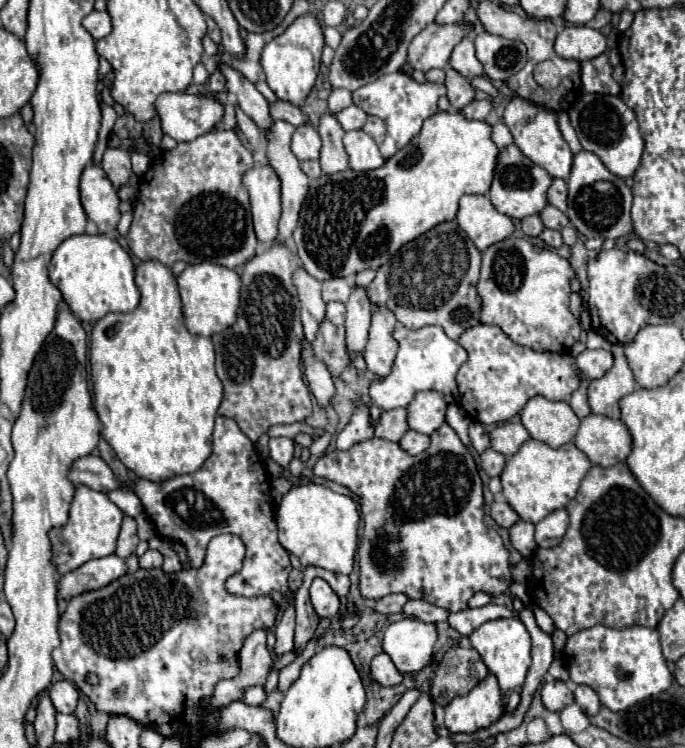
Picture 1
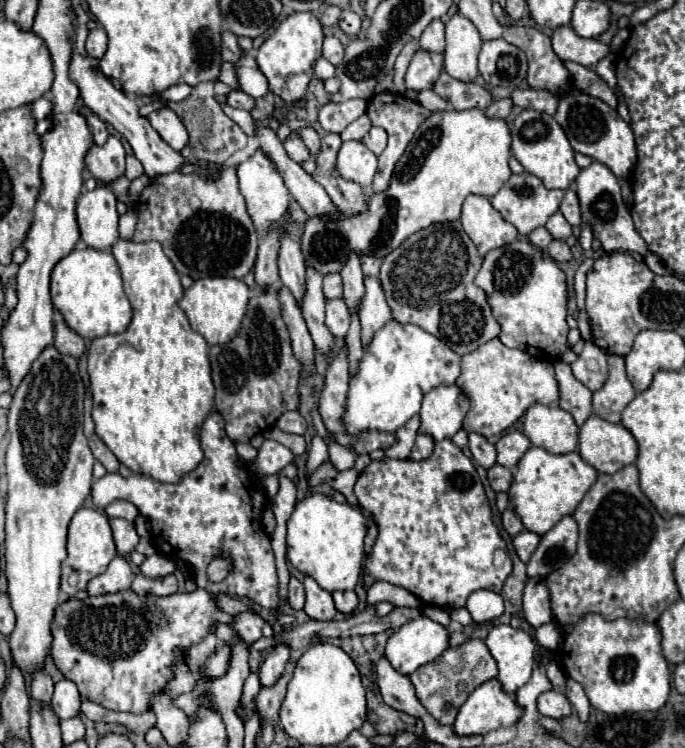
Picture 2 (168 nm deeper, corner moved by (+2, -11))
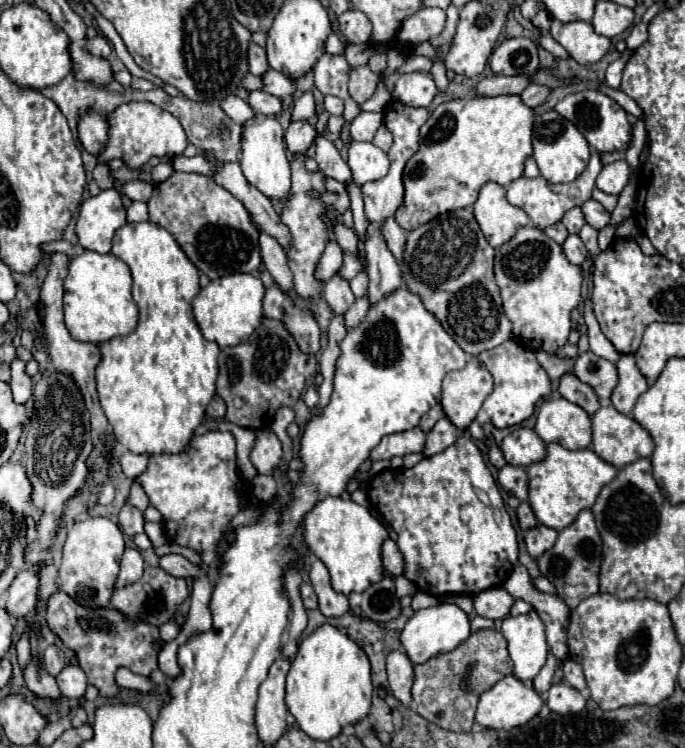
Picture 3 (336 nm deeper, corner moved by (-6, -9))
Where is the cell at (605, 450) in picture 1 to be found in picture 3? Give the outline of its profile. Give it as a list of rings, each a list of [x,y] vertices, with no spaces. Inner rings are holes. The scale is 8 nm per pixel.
[[[602,406],[594,416],[592,416],[592,450],[608,464],[622,468],[628,466],[640,458],[648,458],[652,454],[654,442],[650,434],[630,416],[618,414],[614,406]]]

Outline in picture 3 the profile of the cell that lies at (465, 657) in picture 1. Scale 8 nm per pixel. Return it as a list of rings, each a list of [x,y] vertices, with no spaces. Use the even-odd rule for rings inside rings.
[[[478,630],[452,652],[414,666],[414,674],[416,680],[412,686],[412,698],[416,712],[446,730],[468,732],[474,724],[478,696],[484,690],[490,690],[506,674],[512,674],[512,662],[506,650],[506,640],[500,632]]]

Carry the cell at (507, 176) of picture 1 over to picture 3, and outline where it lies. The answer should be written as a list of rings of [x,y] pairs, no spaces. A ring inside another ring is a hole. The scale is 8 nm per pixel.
[[[592,154],[588,168],[586,168],[572,184],[550,184],[550,182],[548,182],[546,178],[542,178],[542,176],[538,176],[538,178],[524,178],[524,176],[522,176],[522,178],[514,180],[514,182],[506,188],[506,198],[508,198],[508,202],[510,202],[512,206],[522,208],[522,210],[530,216],[530,220],[532,220],[532,224],[534,224],[536,228],[544,230],[544,228],[556,224],[556,222],[564,216],[566,210],[570,210],[570,208],[574,208],[574,206],[582,206],[582,202],[586,202],[586,198],[592,196],[594,180],[596,180],[596,176],[600,174],[600,170],[602,170],[600,154]]]

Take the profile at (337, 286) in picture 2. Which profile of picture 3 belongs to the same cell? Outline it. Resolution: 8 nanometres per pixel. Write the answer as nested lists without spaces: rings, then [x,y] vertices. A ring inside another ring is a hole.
[[[344,254],[344,264],[342,264],[342,268],[338,270],[338,274],[340,274],[340,278],[344,278],[346,282],[350,282],[350,280],[362,270],[362,266],[364,266],[364,262],[362,262],[360,258],[350,258],[350,254]]]

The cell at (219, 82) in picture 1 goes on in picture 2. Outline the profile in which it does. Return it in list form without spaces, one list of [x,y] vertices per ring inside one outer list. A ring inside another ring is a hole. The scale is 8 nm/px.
[[[240,88],[238,90],[232,90],[228,96],[226,96],[226,102],[234,108],[242,108],[242,110],[252,110],[256,106],[256,100],[252,96],[248,96],[246,92],[242,92]]]

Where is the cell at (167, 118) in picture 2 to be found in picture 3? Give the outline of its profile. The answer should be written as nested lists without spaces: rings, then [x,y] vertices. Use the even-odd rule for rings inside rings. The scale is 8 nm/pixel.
[[[150,102],[122,104],[118,110],[110,114],[108,124],[110,124],[110,144],[102,154],[104,162],[110,162],[112,158],[122,158],[130,168],[140,168],[152,156],[170,158],[174,154],[182,154],[188,146],[186,132],[180,120]]]

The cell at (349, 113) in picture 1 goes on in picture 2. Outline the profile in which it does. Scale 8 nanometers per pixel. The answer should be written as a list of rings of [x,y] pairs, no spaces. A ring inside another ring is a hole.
[[[362,114],[360,118],[356,118],[352,124],[346,126],[346,130],[340,134],[342,140],[362,140],[364,134],[372,128],[370,124],[370,118],[366,114]]]

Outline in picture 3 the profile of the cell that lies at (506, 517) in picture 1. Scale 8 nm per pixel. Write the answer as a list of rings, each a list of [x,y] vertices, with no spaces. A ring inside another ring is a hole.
[[[522,502],[520,506],[518,506],[518,522],[520,522],[520,530],[530,530],[530,528],[534,528],[538,522],[536,522],[536,516],[534,516],[534,512],[532,512],[532,508],[530,508],[530,504],[528,502]]]

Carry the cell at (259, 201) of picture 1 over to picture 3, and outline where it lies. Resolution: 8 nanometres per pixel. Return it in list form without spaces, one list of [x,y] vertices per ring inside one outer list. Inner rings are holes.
[[[258,116],[244,124],[240,166],[246,180],[270,200],[286,200],[290,196],[290,162],[286,158],[284,130],[276,120],[276,116],[266,116],[266,118]]]

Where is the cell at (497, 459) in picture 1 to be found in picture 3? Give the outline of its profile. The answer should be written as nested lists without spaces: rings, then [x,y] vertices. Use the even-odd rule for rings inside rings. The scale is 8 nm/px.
[[[506,464],[498,472],[498,482],[500,482],[500,486],[506,492],[514,494],[518,500],[526,500],[528,498],[528,476],[526,476],[526,470],[524,468]]]

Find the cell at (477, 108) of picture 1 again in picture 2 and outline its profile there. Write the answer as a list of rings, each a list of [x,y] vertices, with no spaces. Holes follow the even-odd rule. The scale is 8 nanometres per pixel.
[[[502,98],[502,100],[496,100],[492,106],[488,106],[486,114],[490,118],[508,118],[512,110],[514,110],[514,102],[510,98]]]

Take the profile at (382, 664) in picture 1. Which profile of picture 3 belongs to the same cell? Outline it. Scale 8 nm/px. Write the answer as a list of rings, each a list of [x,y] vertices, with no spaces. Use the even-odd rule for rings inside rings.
[[[394,650],[388,654],[386,670],[388,670],[389,689],[406,708],[412,706],[412,684],[414,684],[414,670],[412,662],[406,658],[404,652]]]

